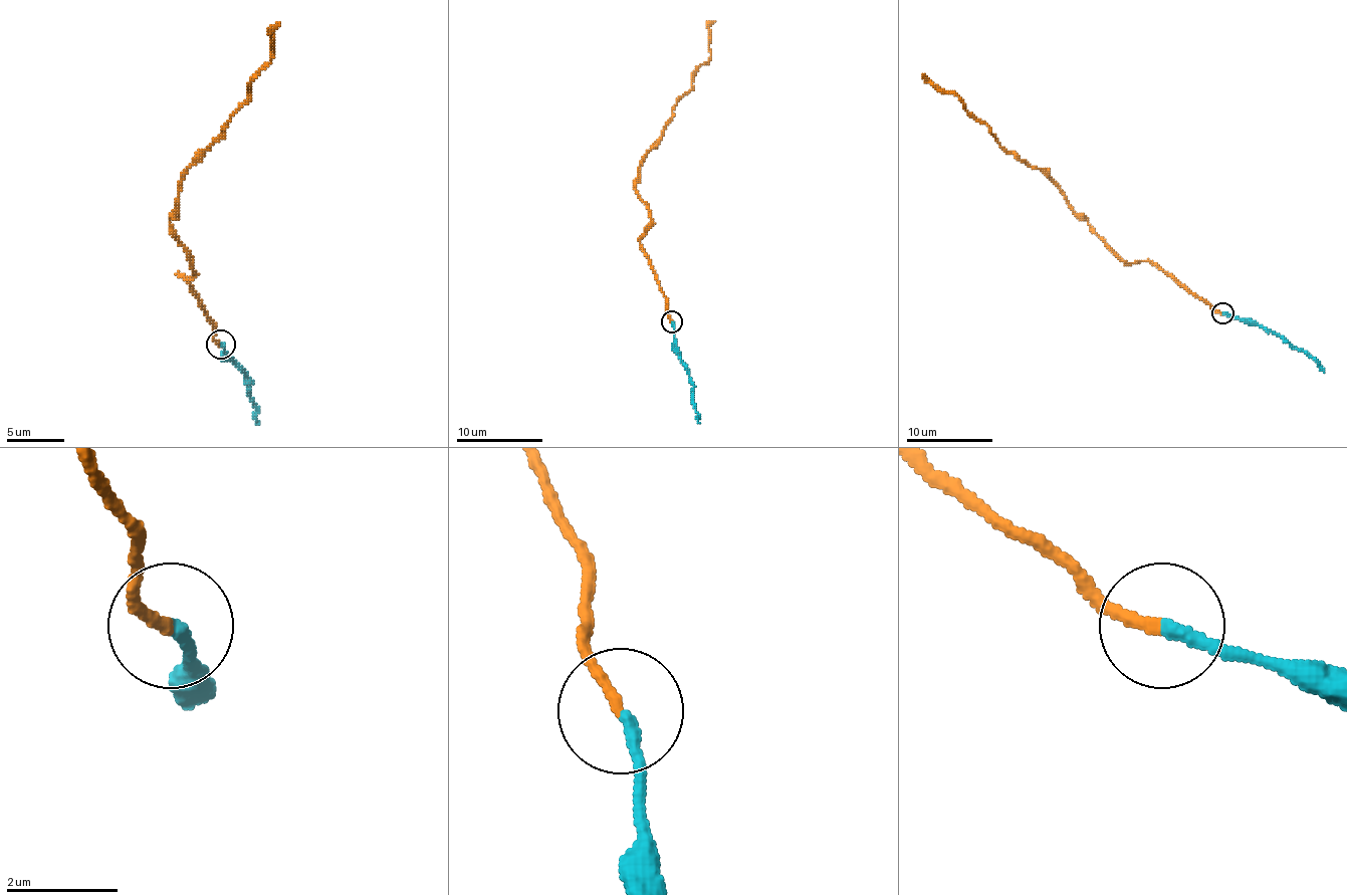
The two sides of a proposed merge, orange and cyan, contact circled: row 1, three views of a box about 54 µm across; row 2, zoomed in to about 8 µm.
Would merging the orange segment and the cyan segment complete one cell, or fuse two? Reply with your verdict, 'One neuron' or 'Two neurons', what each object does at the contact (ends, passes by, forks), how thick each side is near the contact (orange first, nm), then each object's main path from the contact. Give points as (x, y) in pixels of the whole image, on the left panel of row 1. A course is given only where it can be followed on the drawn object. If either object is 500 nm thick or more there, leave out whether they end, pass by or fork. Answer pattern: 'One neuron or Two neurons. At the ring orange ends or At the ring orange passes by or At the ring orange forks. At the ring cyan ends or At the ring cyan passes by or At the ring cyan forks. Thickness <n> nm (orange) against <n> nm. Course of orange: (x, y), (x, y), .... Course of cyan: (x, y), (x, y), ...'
Two neurons. At the ring orange ends. At the ring cyan ends. Thickness 200 nm (orange) against 240 nm. Course of orange: (221, 344), (178, 274), (190, 276), (193, 256), (170, 216), (181, 176), (247, 94), (279, 22). Course of cyan: (221, 344), (224, 352), (247, 375), (250, 401), (259, 424)

